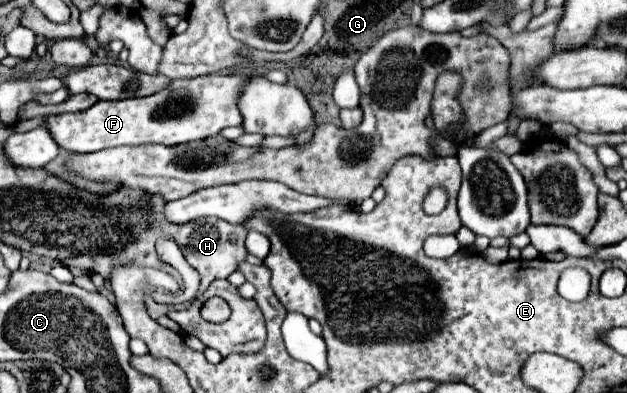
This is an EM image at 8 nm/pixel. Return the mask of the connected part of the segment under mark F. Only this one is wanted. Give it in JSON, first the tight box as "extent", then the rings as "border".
{"extent":[44,76,248,152],"border":[[[200,76],[190,80],[172,80],[172,84],[146,98],[130,100],[100,100],[92,108],[76,114],[48,116],[44,128],[52,134],[62,150],[70,152],[98,152],[116,146],[164,144],[178,146],[186,142],[204,140],[218,134],[226,126],[240,126],[242,116],[236,108],[240,84],[248,76]]]}

